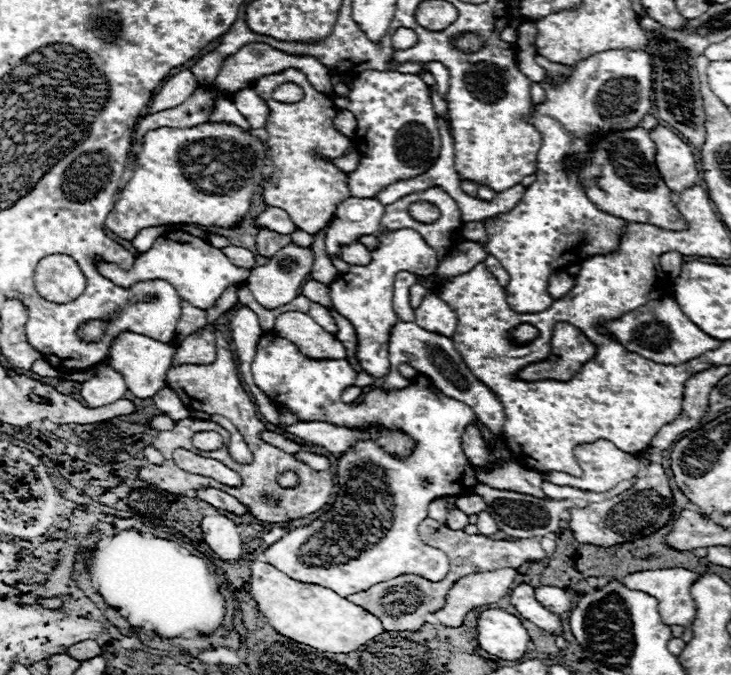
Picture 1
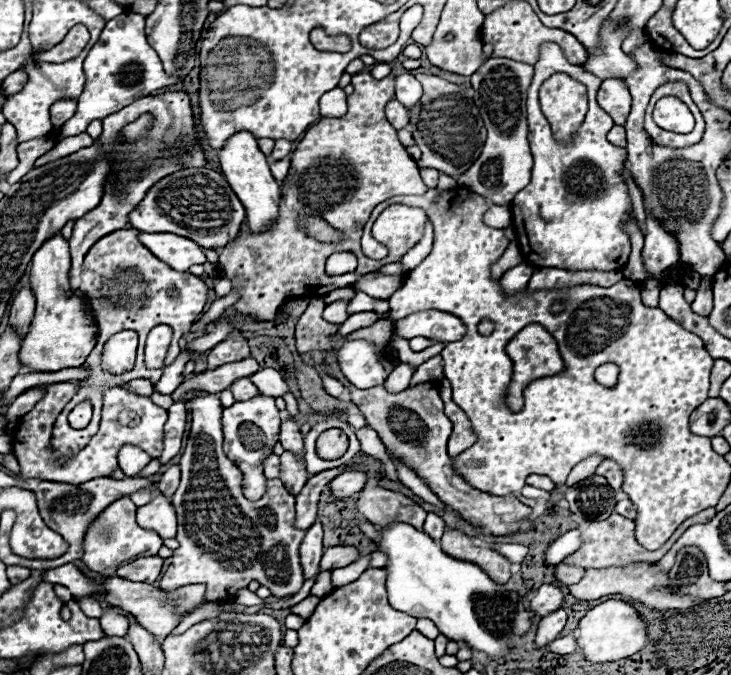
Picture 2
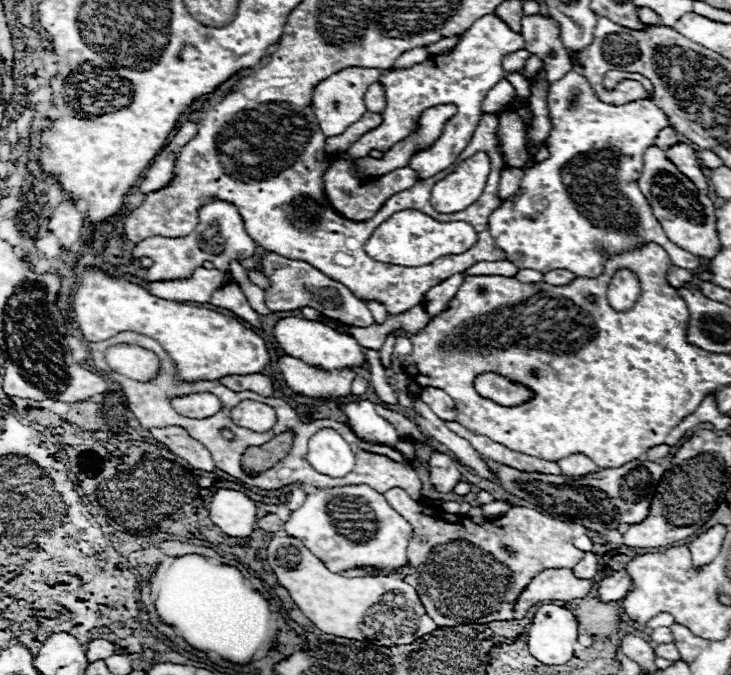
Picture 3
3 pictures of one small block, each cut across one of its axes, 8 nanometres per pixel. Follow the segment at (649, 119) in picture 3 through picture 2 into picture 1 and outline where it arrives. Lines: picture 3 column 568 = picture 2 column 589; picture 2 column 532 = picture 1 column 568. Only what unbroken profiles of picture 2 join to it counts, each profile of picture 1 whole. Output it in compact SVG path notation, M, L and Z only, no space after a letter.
M606 50L588 56L586 60L578 60L572 64L572 76L560 84L554 84L550 78L542 80L542 88L546 90L546 100L542 104L534 104L528 122L534 124L538 132L542 132L542 148L538 152L536 164L536 182L526 188L526 196L522 196L520 204L494 218L482 220L488 232L488 254L496 256L502 266L510 274L508 284L508 304L516 312L534 314L542 312L552 306L554 298L548 298L548 278L570 266L586 260L594 254L610 254L620 248L620 234L626 226L626 220L610 216L596 208L594 202L586 196L586 190L578 184L578 176L572 168L564 164L566 156L576 154L584 156L592 144L596 144L604 134L616 130L636 128L644 116L652 112L652 60L650 54L644 50L630 52L630 50Z

